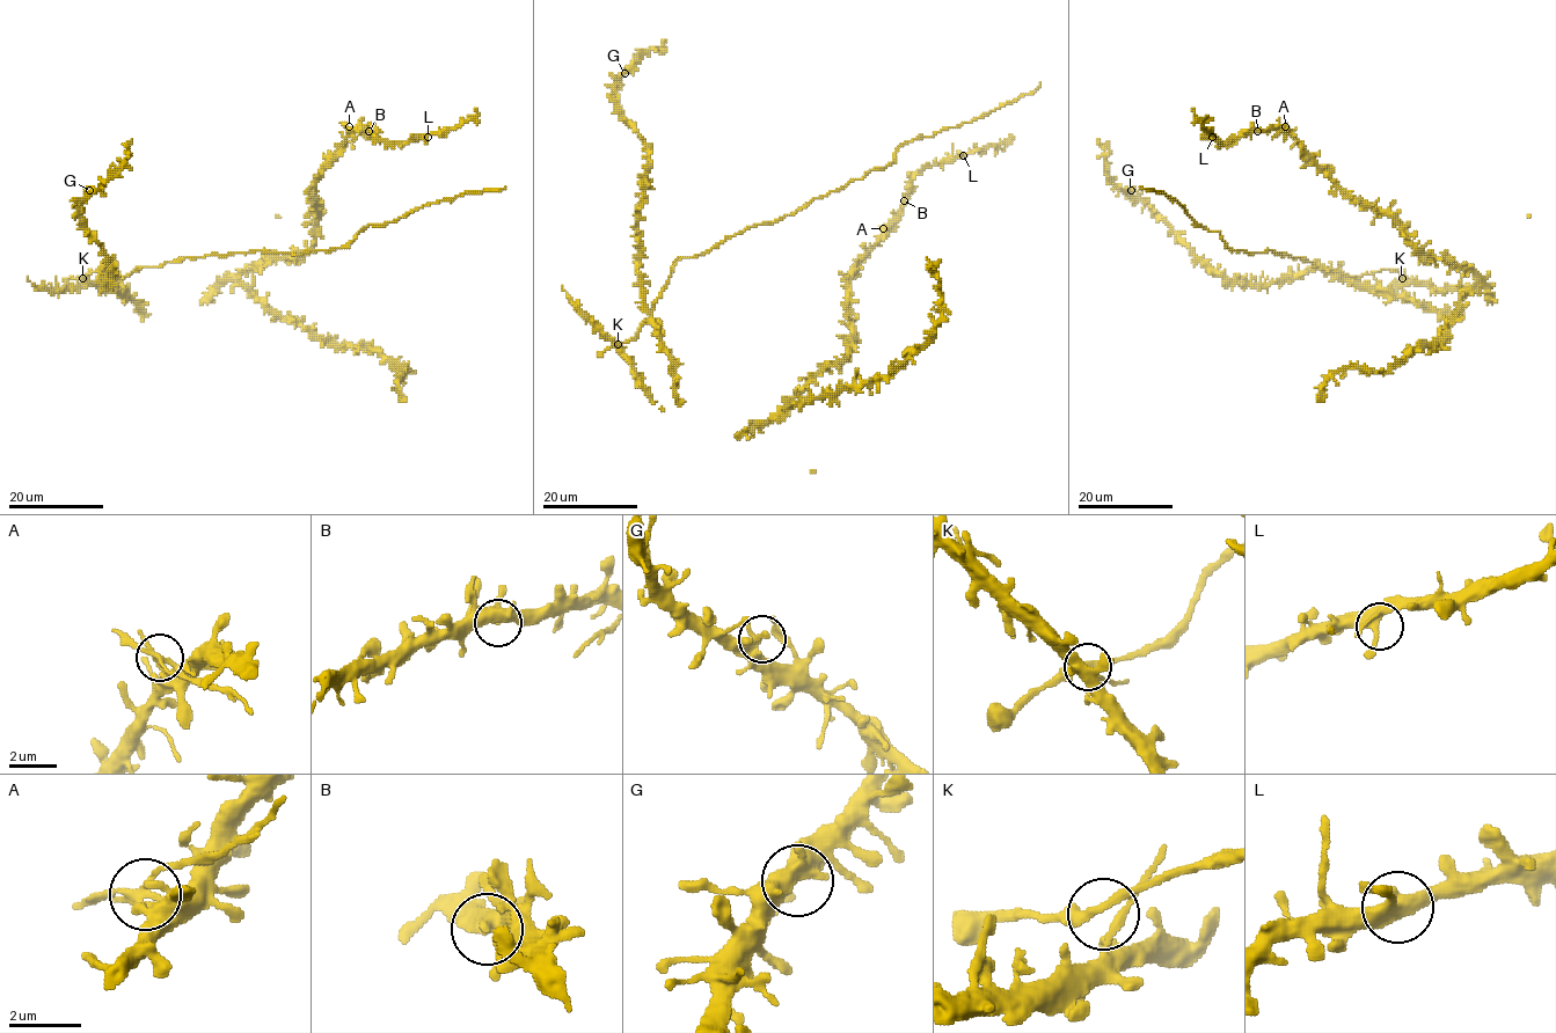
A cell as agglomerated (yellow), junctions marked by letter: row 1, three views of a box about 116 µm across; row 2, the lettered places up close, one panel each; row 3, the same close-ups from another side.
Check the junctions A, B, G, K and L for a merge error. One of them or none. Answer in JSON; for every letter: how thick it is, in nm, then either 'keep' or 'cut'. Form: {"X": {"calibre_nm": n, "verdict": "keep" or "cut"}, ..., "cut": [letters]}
{"A": {"calibre_nm": 200, "verdict": "cut"}, "B": {"calibre_nm": 300, "verdict": "keep"}, "G": {"calibre_nm": 320, "verdict": "keep"}, "K": {"calibre_nm": 220, "verdict": "keep"}, "L": {"calibre_nm": 380, "verdict": "keep"}, "cut": ["A"]}

